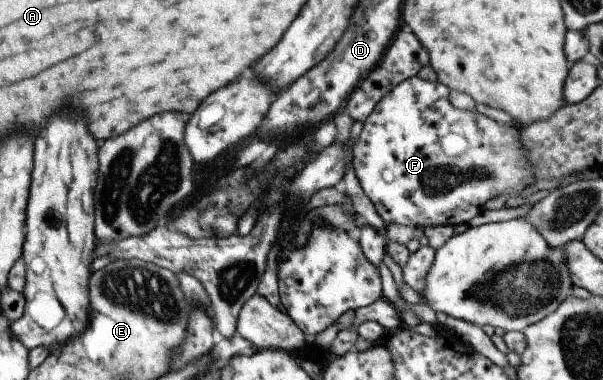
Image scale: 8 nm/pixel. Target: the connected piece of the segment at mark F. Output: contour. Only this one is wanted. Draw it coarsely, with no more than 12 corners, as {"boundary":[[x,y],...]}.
{"boundary":[[438,81],[352,144],[387,224],[467,225],[533,183],[519,128]]}

